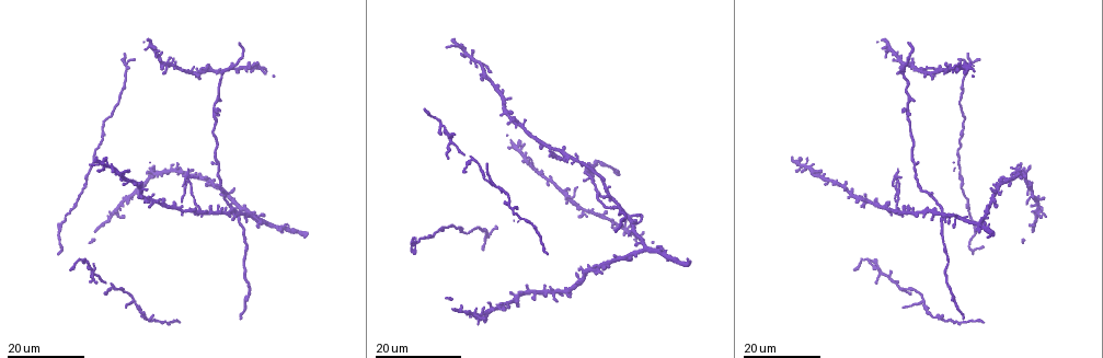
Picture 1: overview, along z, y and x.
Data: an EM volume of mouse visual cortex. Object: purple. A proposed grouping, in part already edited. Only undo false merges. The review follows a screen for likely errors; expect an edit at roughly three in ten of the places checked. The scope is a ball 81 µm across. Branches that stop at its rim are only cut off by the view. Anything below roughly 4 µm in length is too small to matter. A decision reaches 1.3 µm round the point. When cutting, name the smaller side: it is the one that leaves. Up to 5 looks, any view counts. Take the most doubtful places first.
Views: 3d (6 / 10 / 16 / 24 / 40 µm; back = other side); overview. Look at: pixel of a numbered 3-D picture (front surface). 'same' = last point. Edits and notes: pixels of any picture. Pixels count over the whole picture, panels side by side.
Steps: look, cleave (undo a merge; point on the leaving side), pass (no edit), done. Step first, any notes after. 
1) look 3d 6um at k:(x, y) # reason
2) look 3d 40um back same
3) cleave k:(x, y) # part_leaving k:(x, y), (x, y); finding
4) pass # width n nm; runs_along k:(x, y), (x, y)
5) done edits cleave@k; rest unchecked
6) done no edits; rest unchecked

look 3d 16um at 1:(450, 140) # four or more arms meet

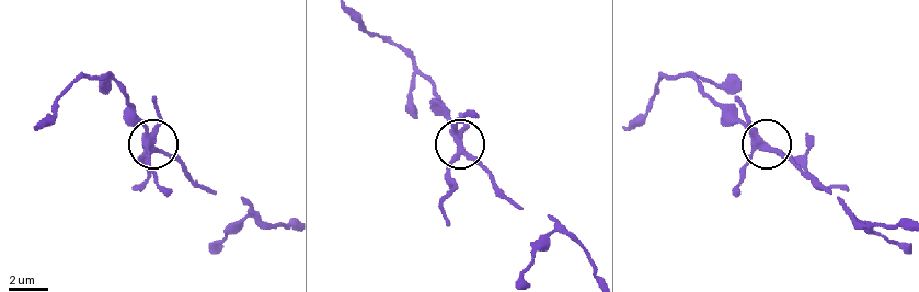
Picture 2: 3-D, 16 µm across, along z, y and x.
look 3d 6um at 2:(460, 148)

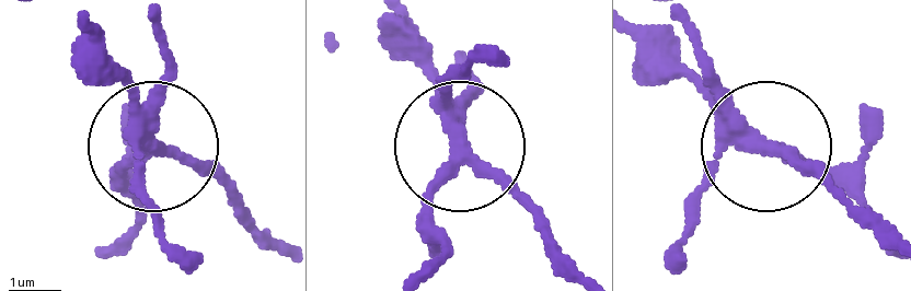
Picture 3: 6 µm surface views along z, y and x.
cleave 3:(170, 71) # arms 4; two neurons meet here

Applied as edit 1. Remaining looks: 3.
look 3d 24um at 1:(131, 301) # a fork

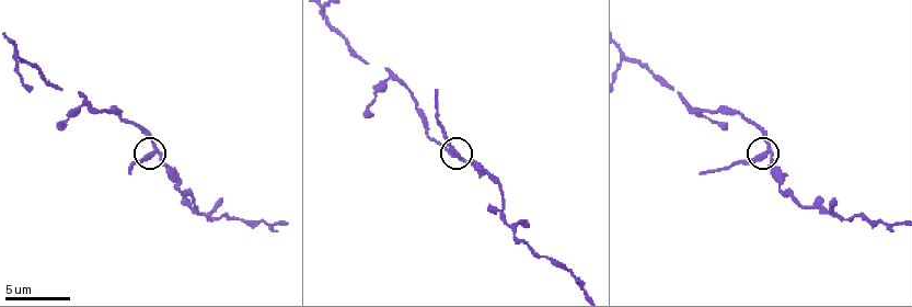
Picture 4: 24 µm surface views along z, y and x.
look 3d 10um at 4:(460, 160) # zoom in

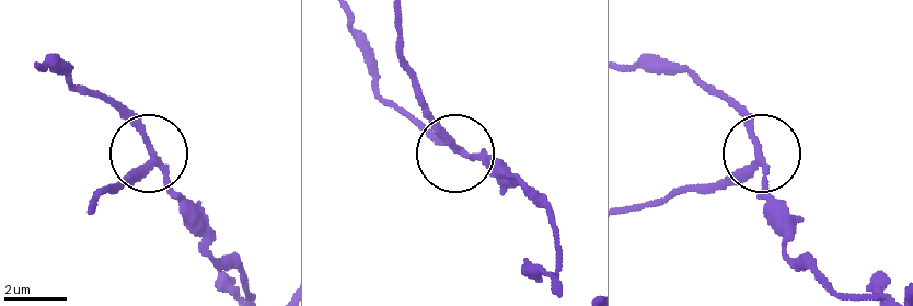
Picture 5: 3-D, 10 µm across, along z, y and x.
cleave 5:(125, 184) # arms 3; part_leaving 5:(151, 162), (104, 189), (91, 210); two neurons meet here

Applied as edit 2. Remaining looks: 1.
done edits cleave@3, cleave@5; rest unchecked

